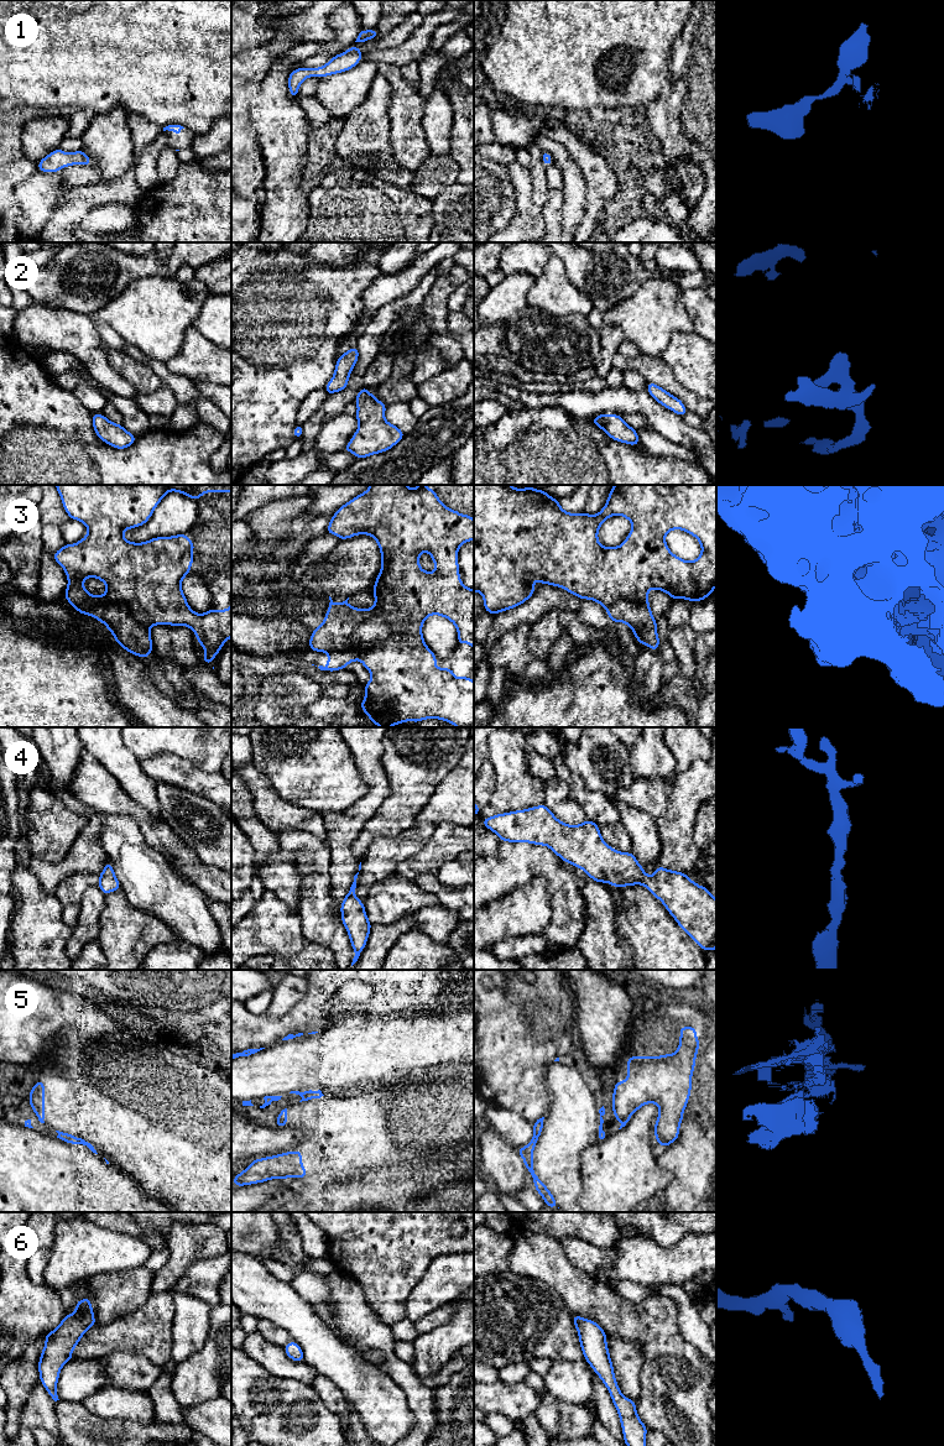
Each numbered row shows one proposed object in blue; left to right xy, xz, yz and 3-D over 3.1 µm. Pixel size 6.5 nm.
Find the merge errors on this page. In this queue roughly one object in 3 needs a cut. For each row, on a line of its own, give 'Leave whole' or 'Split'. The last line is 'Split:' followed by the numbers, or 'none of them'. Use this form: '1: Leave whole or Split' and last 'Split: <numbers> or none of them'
1: Leave whole
2: Leave whole
3: Split
4: Leave whole
5: Split
6: Leave whole
Split: 3, 5

